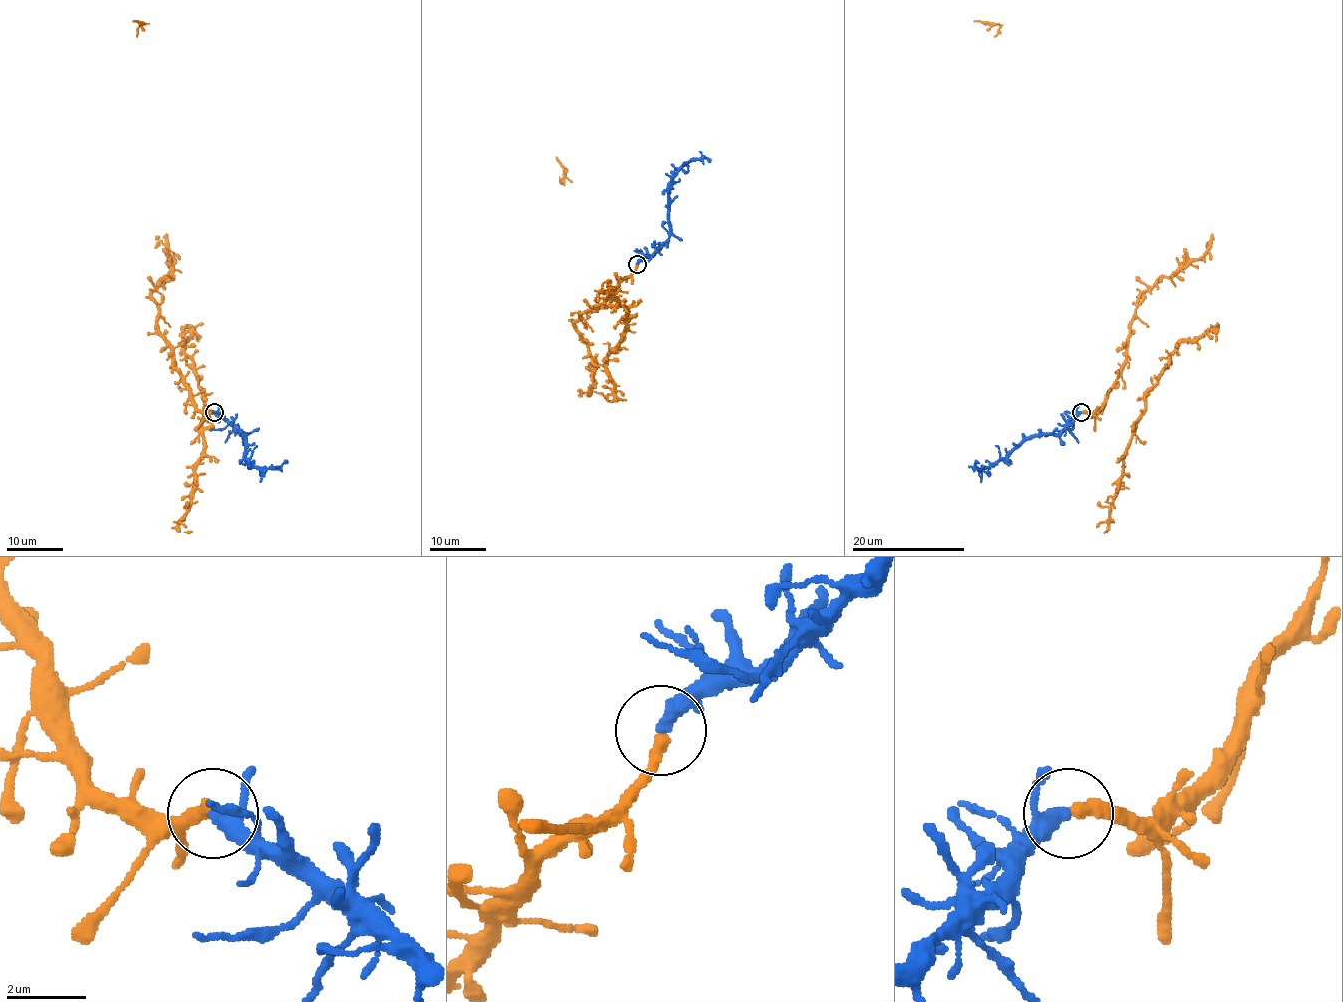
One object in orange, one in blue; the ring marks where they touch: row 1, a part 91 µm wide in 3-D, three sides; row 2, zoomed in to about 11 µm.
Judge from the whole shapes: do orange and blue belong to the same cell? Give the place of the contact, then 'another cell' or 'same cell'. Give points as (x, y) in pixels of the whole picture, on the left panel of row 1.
place (214, 412); same cell

